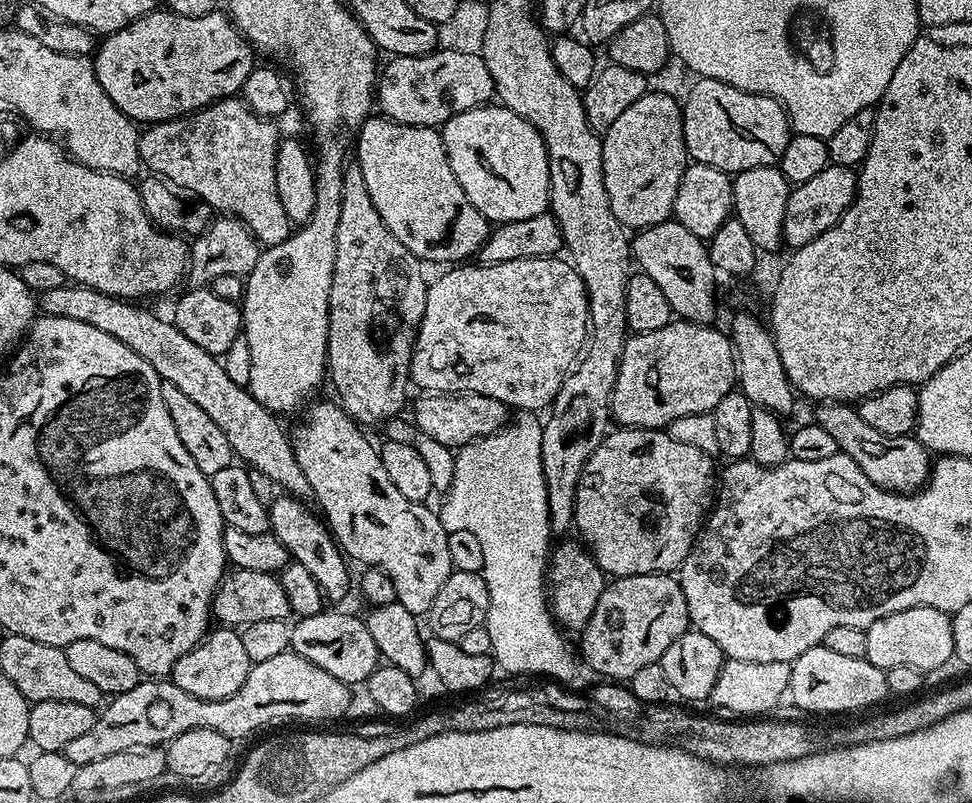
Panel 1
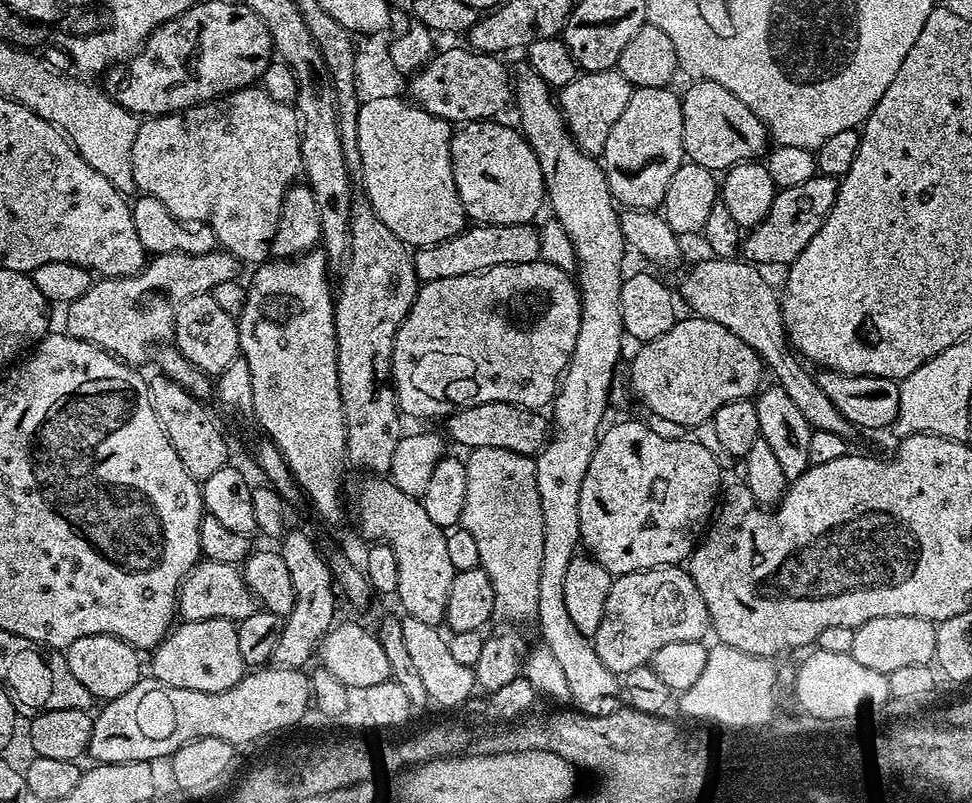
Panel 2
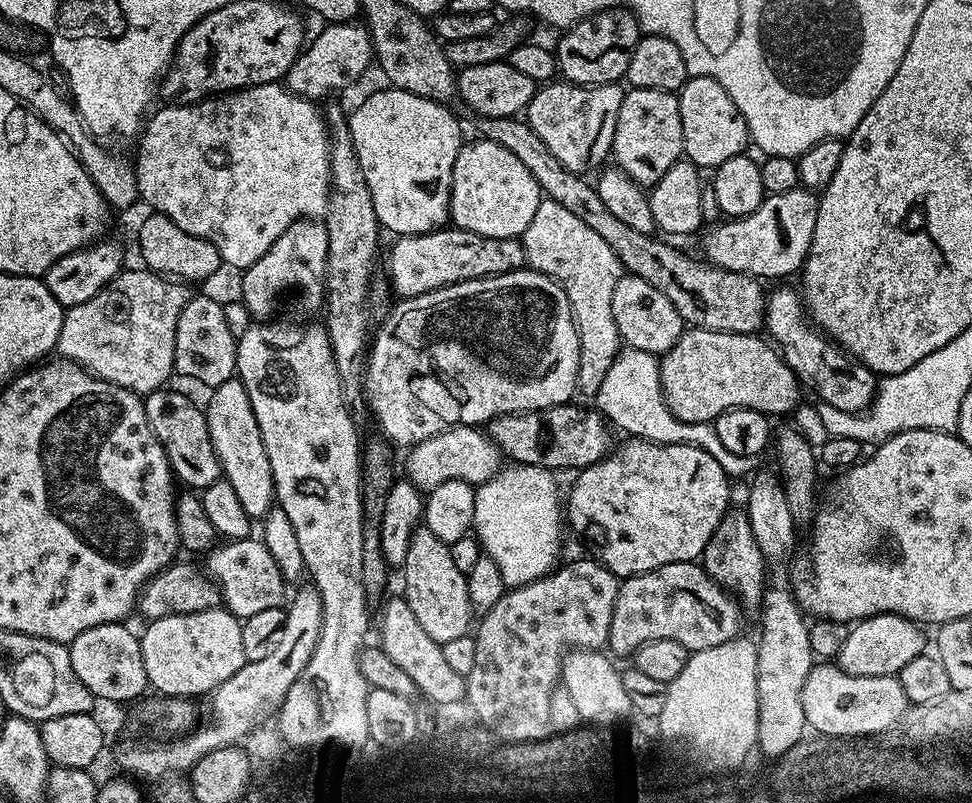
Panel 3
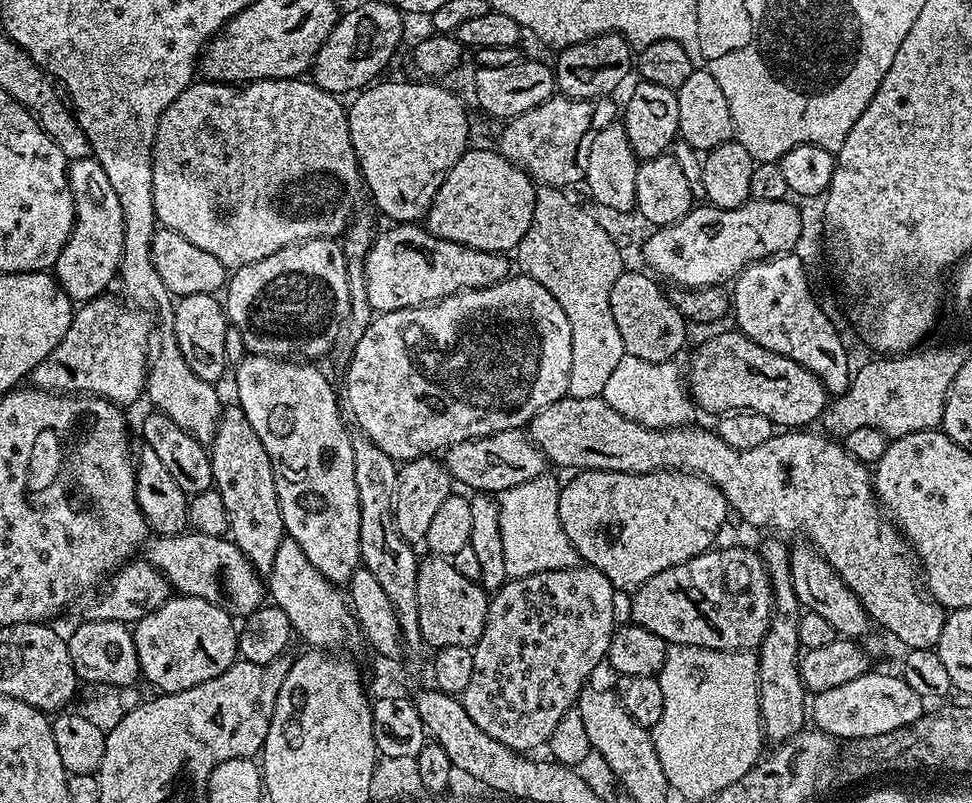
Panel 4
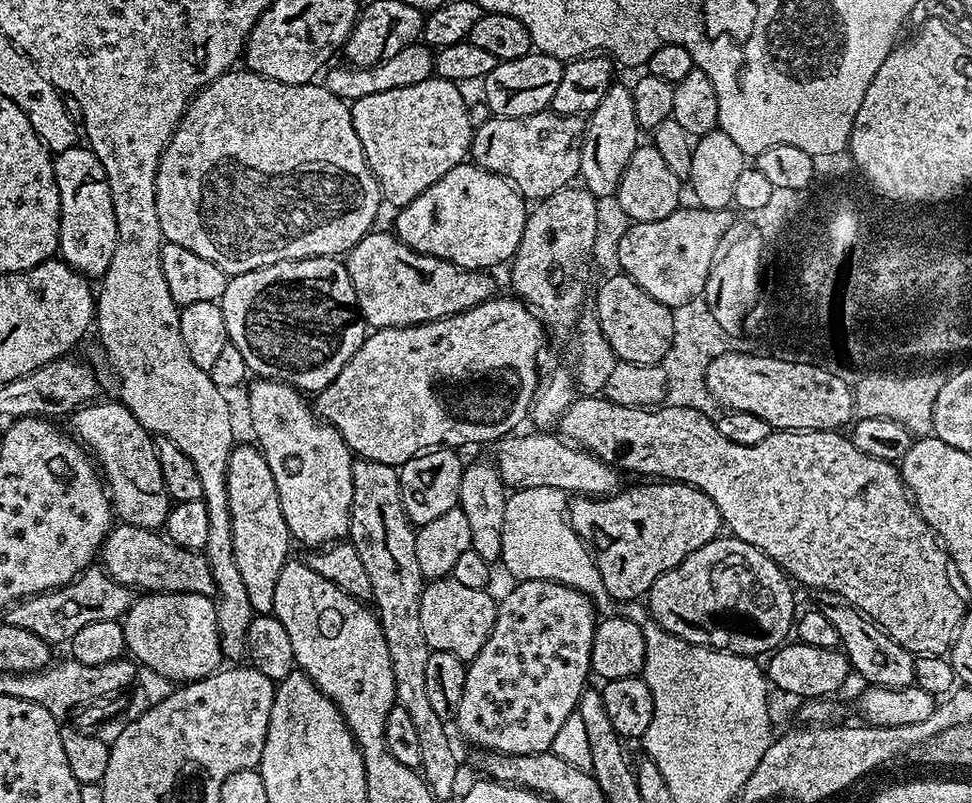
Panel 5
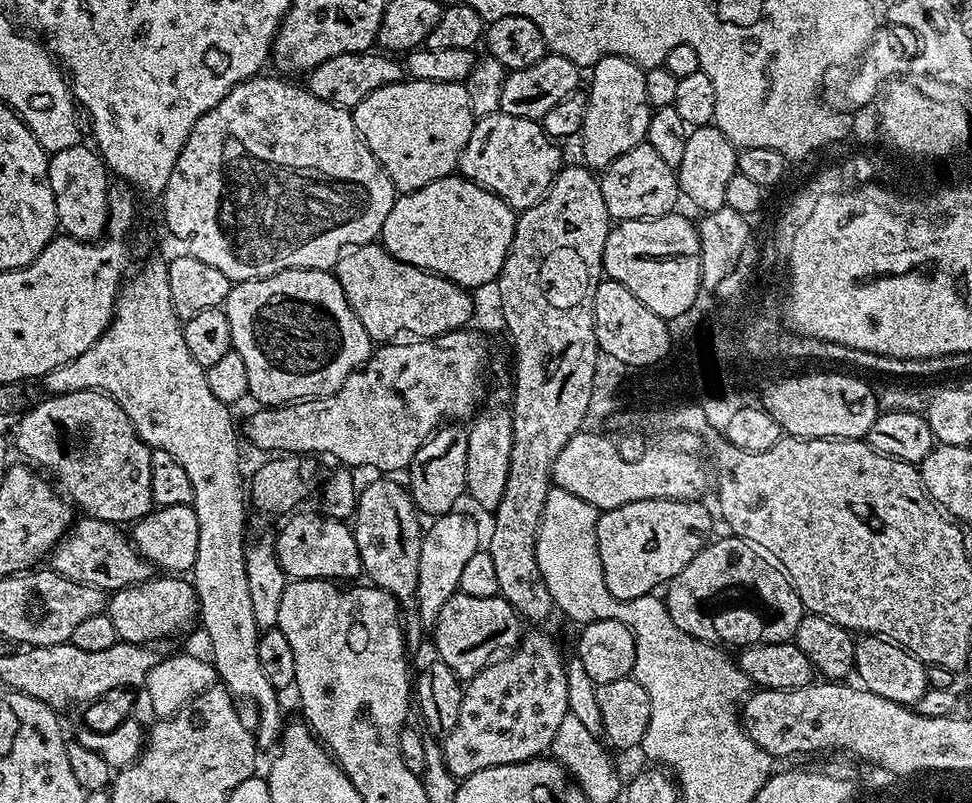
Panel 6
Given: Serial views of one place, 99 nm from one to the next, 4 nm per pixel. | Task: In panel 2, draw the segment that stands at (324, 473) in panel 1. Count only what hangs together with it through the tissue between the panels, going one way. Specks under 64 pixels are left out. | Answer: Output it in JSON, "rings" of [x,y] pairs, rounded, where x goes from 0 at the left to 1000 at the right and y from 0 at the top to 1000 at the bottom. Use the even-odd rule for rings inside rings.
{"rings":[[[383,590],[370,603],[370,634],[366,638],[366,653],[370,656],[370,663],[374,667],[380,667],[380,674],[383,675],[394,675],[400,677],[401,681],[405,685],[405,692],[409,695],[409,730],[406,735],[406,741],[412,742],[412,752],[417,757],[417,763],[420,767],[425,767],[430,770],[430,775],[438,775],[439,777],[447,777],[450,780],[457,777],[457,766],[459,765],[459,745],[463,740],[463,727],[465,721],[469,717],[469,711],[467,705],[463,705],[463,694],[459,685],[459,663],[458,659],[453,658],[450,653],[445,650],[442,645],[442,640],[438,640],[435,626],[429,619],[418,615],[414,610],[409,610],[409,605],[404,603],[402,597],[396,595],[391,590]]]}

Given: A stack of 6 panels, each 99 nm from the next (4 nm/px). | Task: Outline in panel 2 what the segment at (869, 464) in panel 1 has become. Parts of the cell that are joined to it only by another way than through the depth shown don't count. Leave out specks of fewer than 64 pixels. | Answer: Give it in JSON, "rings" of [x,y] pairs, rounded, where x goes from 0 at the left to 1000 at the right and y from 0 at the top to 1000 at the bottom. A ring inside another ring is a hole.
{"rings":[[[727,321],[720,324],[704,344],[700,354],[700,364],[709,379],[711,387],[730,401],[739,401],[739,406],[747,406],[751,416],[759,416],[767,431],[780,440],[782,447],[798,467],[797,477],[821,506],[821,512],[833,526],[836,535],[854,535],[854,540],[876,544],[879,529],[866,516],[862,516],[862,506],[850,496],[844,484],[838,467],[825,452],[814,428],[811,427],[811,412],[807,410],[807,397],[802,385],[802,369],[794,360],[794,354],[785,344],[783,335],[773,326],[761,321],[739,324]]]}

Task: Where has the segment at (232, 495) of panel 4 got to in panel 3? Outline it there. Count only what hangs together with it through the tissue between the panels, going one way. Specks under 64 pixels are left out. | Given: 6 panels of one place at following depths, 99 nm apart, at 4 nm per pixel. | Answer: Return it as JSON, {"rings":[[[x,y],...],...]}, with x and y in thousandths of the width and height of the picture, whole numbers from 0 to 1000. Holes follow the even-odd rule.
{"rings":[[[239,469],[228,476],[215,489],[214,503],[211,502],[213,534],[216,548],[224,565],[227,589],[235,598],[244,619],[248,621],[249,633],[261,648],[269,646],[282,630],[281,587],[278,585],[274,558],[270,554],[269,535],[257,503],[256,488],[246,469]]]}

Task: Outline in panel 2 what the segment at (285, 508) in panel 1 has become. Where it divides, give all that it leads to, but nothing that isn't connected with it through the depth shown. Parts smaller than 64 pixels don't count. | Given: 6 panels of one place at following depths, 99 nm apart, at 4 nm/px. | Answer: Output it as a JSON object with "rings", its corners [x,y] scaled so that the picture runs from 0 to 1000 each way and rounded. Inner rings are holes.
{"rings":[[[297,661],[287,674],[286,686],[298,710],[305,736],[305,753],[292,775],[292,783],[280,811],[280,822],[285,828],[312,833],[316,822],[322,821],[329,796],[337,788],[346,767],[346,742],[342,712],[337,709],[336,696],[325,684],[325,677],[313,663]]]}

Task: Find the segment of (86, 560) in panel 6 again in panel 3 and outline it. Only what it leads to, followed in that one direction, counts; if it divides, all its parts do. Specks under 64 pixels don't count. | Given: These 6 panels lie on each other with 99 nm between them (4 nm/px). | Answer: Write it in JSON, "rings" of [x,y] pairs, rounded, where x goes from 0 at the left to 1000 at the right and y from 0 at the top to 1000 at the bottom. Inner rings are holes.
{"rings":[[[271,671],[235,672],[228,677],[213,689],[212,716],[226,733],[229,756],[248,770],[266,765],[270,760],[289,756],[294,747],[294,724],[286,710],[286,700],[282,700],[278,685],[274,685]]]}

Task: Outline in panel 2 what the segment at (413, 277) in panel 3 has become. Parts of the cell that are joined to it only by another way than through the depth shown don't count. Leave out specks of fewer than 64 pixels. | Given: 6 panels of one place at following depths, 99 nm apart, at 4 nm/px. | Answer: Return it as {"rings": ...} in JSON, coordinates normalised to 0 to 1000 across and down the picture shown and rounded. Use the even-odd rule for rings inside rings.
{"rings":[[[550,278],[542,279],[490,279],[478,283],[467,296],[427,315],[428,347],[432,351],[451,346],[471,346],[475,341],[499,339],[508,331],[544,329],[557,323],[557,285]]]}

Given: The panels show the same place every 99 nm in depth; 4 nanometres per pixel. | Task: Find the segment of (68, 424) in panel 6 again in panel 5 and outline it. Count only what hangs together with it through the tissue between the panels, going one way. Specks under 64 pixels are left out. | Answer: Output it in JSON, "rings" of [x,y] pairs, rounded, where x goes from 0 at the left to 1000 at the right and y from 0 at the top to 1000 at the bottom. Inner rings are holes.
{"rings":[[[118,497],[105,498],[92,501],[73,514],[73,542],[80,545],[81,552],[88,555],[97,569],[111,609],[116,639],[134,655],[168,659],[179,624],[173,616],[171,600],[167,600],[167,580],[163,580],[160,548],[128,503]]]}

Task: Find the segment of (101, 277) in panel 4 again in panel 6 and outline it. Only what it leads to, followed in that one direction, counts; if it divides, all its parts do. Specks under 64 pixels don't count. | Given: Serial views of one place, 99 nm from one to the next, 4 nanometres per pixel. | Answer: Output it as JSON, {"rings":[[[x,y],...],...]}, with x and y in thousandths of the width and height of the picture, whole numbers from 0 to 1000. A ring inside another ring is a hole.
{"rings":[[[79,177],[68,187],[52,191],[49,220],[51,237],[58,248],[58,276],[61,288],[78,299],[98,301],[104,298],[111,281],[113,215],[98,183],[85,184],[85,178]]]}

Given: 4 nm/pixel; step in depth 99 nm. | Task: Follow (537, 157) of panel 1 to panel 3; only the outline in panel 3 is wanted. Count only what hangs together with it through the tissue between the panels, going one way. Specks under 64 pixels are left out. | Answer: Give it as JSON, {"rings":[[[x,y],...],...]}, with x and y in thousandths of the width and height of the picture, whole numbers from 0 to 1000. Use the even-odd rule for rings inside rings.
{"rings":[[[490,172],[487,179],[478,178],[474,183],[465,213],[465,250],[461,253],[468,283],[500,296],[535,296],[545,281],[557,248],[558,235],[549,217],[521,182]]]}

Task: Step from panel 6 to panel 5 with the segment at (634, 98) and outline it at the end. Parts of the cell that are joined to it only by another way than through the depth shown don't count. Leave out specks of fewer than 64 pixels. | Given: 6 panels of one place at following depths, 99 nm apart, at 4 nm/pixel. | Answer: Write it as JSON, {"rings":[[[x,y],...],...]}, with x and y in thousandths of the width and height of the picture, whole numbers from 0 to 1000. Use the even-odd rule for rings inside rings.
{"rings":[[[637,102],[631,103],[619,122],[618,130],[603,149],[596,218],[600,233],[614,247],[633,245],[640,214],[644,212],[644,202],[648,202],[648,192],[652,192],[659,173],[658,168],[660,161],[652,142],[649,108],[641,110]]]}

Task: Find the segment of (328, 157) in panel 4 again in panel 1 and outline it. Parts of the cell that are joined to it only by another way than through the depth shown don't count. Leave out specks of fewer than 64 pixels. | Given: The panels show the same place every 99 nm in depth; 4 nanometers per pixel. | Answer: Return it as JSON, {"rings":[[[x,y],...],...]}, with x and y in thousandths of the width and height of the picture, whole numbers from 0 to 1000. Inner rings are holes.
{"rings":[[[250,123],[221,125],[192,144],[180,144],[178,149],[167,149],[164,154],[149,158],[144,164],[144,203],[153,215],[173,225],[182,235],[190,240],[199,239],[202,243],[199,245],[205,253],[213,254],[215,260],[226,267],[244,269],[262,291],[269,305],[285,304],[300,293],[302,280],[294,271],[290,252],[286,252],[282,202],[290,166],[280,154],[283,153],[277,146],[260,139]]]}

